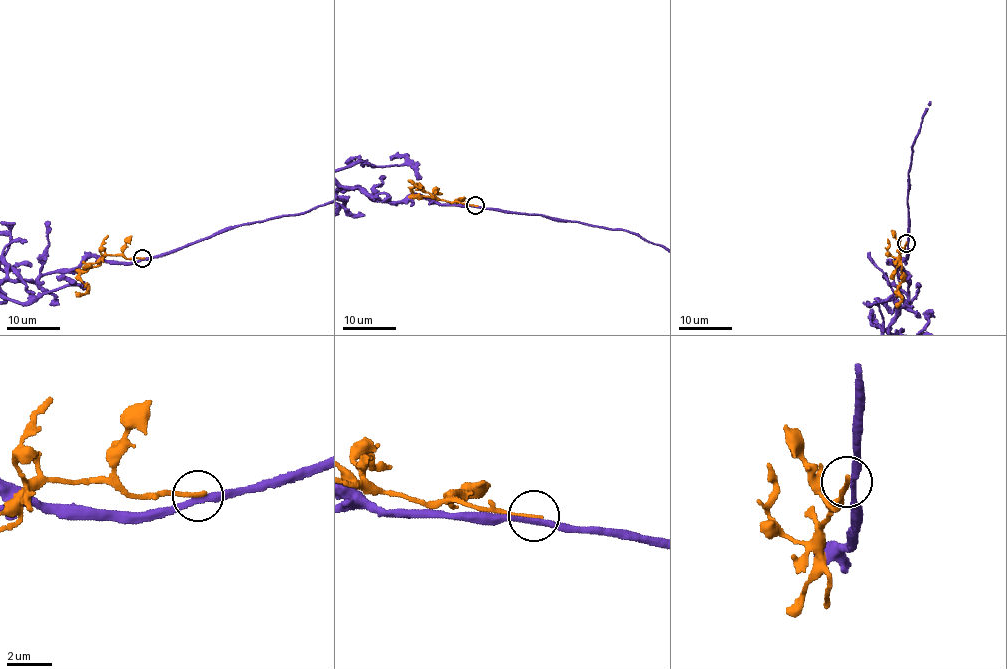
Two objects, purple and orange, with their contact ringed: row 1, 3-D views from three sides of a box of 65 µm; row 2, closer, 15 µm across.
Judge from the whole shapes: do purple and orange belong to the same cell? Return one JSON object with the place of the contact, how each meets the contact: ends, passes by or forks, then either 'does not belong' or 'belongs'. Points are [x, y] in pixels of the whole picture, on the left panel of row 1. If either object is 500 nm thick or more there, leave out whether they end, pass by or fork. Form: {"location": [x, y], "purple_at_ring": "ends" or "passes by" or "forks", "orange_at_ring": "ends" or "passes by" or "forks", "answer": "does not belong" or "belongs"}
{"location": [142, 258], "purple_at_ring": "passes by", "orange_at_ring": "ends", "answer": "does not belong"}

